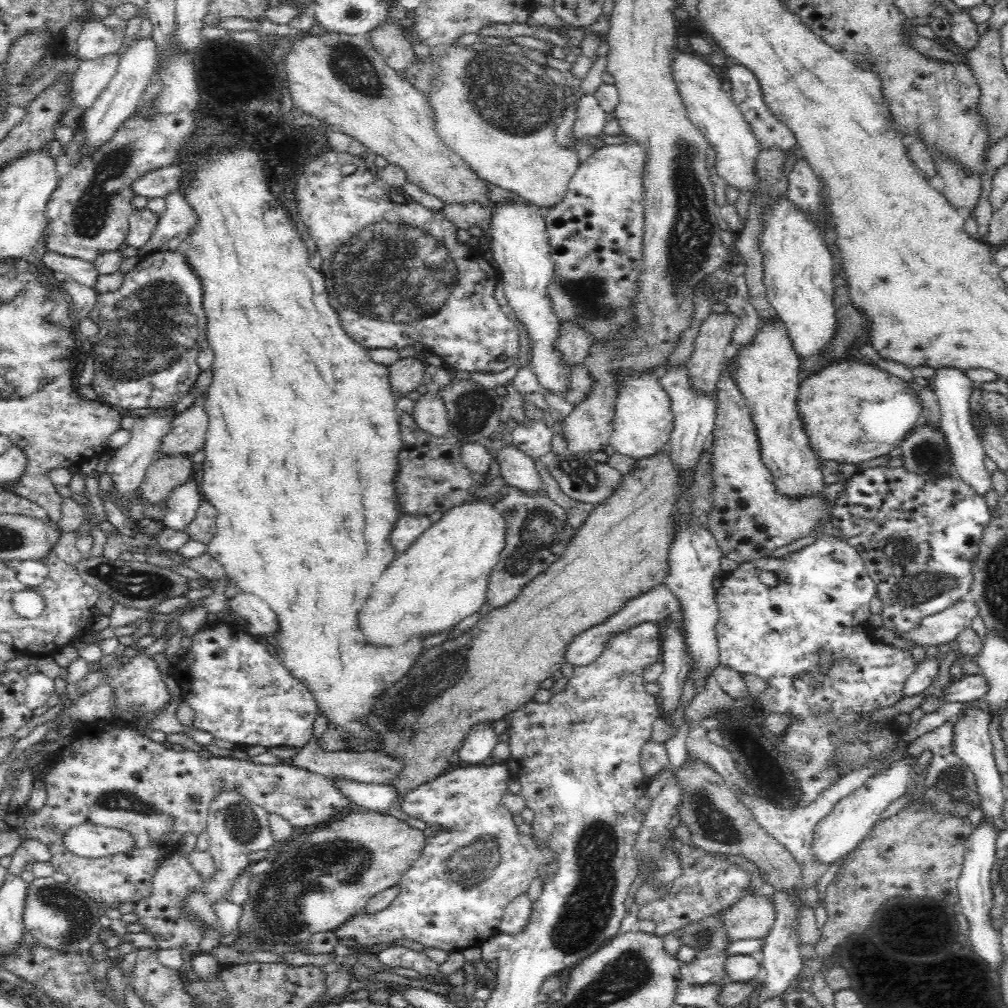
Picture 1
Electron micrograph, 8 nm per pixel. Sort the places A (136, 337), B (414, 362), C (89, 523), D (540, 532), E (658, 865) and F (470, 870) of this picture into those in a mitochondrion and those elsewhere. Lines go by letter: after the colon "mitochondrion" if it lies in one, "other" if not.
A: mitochondrion
B: other
C: other
D: mitochondrion
E: mitochondrion
F: mitochondrion

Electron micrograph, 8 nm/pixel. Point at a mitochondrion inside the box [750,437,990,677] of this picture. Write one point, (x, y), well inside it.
(921, 585)

